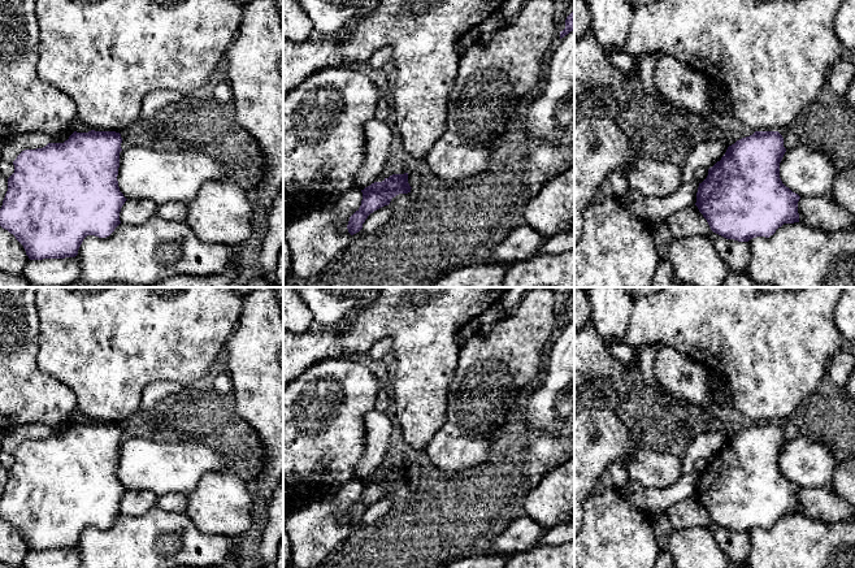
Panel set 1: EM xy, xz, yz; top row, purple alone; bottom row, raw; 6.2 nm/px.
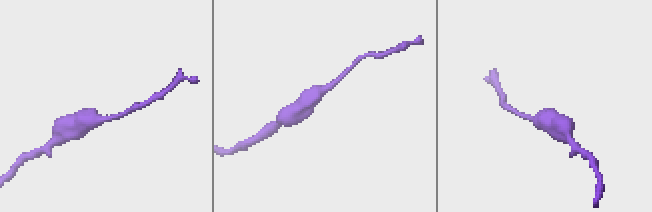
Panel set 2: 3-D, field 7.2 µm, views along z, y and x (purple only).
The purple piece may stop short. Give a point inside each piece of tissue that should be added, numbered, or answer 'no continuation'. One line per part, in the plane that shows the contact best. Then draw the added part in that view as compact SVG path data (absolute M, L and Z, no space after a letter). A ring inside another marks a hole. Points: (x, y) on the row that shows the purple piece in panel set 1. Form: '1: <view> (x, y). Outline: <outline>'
no continuation

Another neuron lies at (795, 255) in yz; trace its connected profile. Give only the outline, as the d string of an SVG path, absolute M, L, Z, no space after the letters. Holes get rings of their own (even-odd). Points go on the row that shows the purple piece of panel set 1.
M800 222L784 224L769 238L748 242L751 261L746 273L774 287L855 287L855 230L825 231Z

